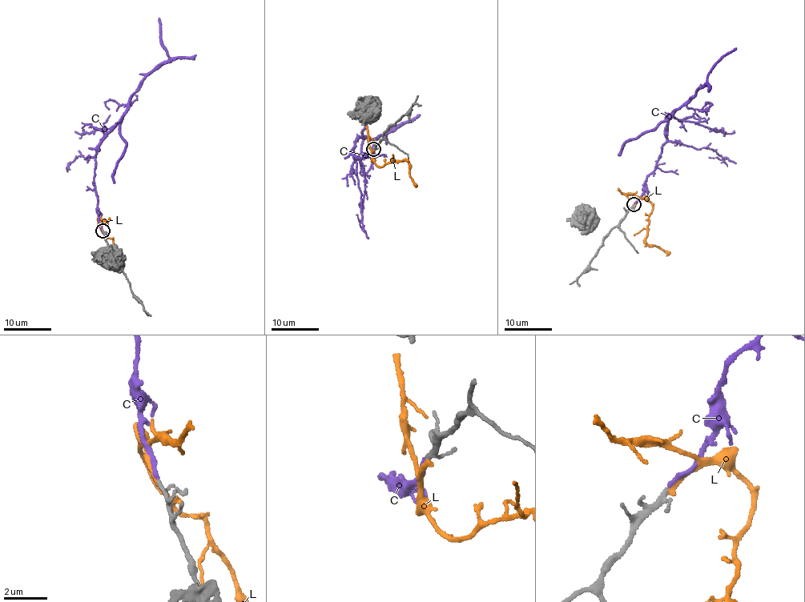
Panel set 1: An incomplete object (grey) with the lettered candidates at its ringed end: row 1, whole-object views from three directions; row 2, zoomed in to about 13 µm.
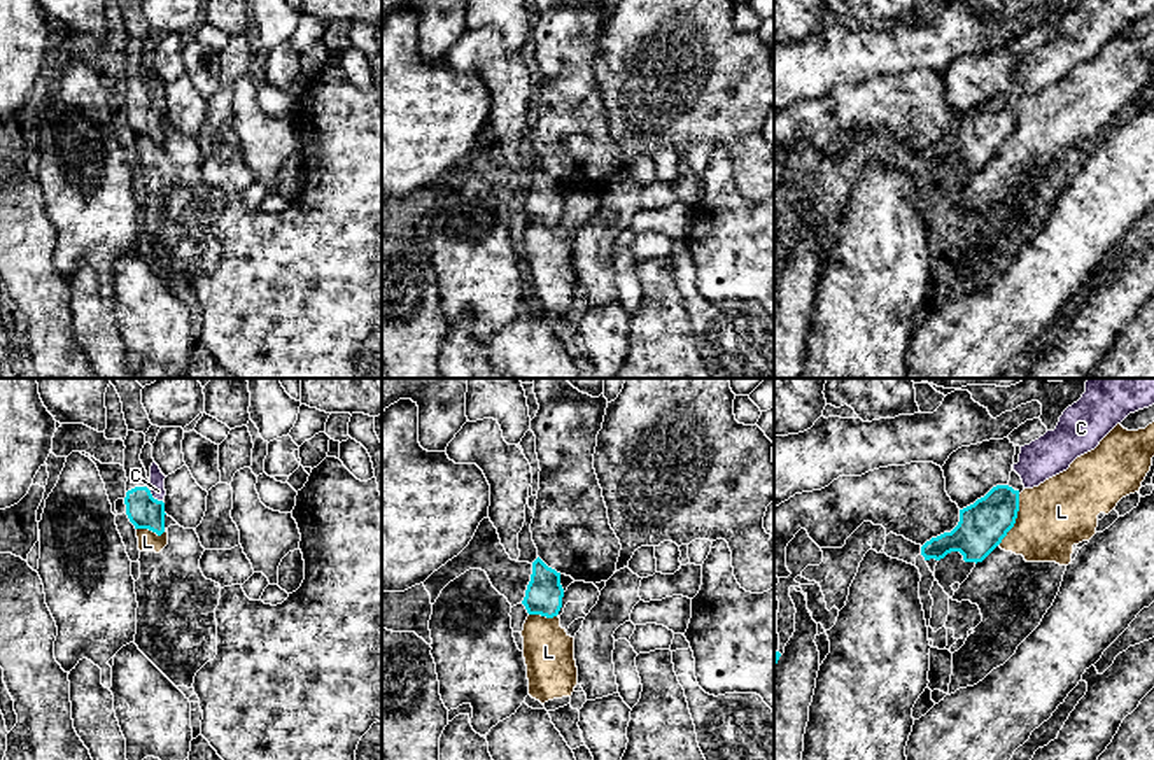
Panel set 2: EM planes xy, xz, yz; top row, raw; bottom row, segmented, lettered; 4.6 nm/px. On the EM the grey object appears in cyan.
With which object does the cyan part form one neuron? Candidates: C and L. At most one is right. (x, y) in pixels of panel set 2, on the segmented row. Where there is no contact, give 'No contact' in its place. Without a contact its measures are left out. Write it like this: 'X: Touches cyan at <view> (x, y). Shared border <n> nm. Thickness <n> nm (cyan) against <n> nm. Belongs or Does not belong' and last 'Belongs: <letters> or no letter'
C: Touches cyan at xy (153, 498). Shared border 80 nm. Thickness 160 nm (cyan) against 70 nm. Belongs
L: Touches cyan at yz (1014, 520). Shared border 260 nm. Thickness 220 nm (cyan) against 320 nm. Does not belong
Belongs: C

